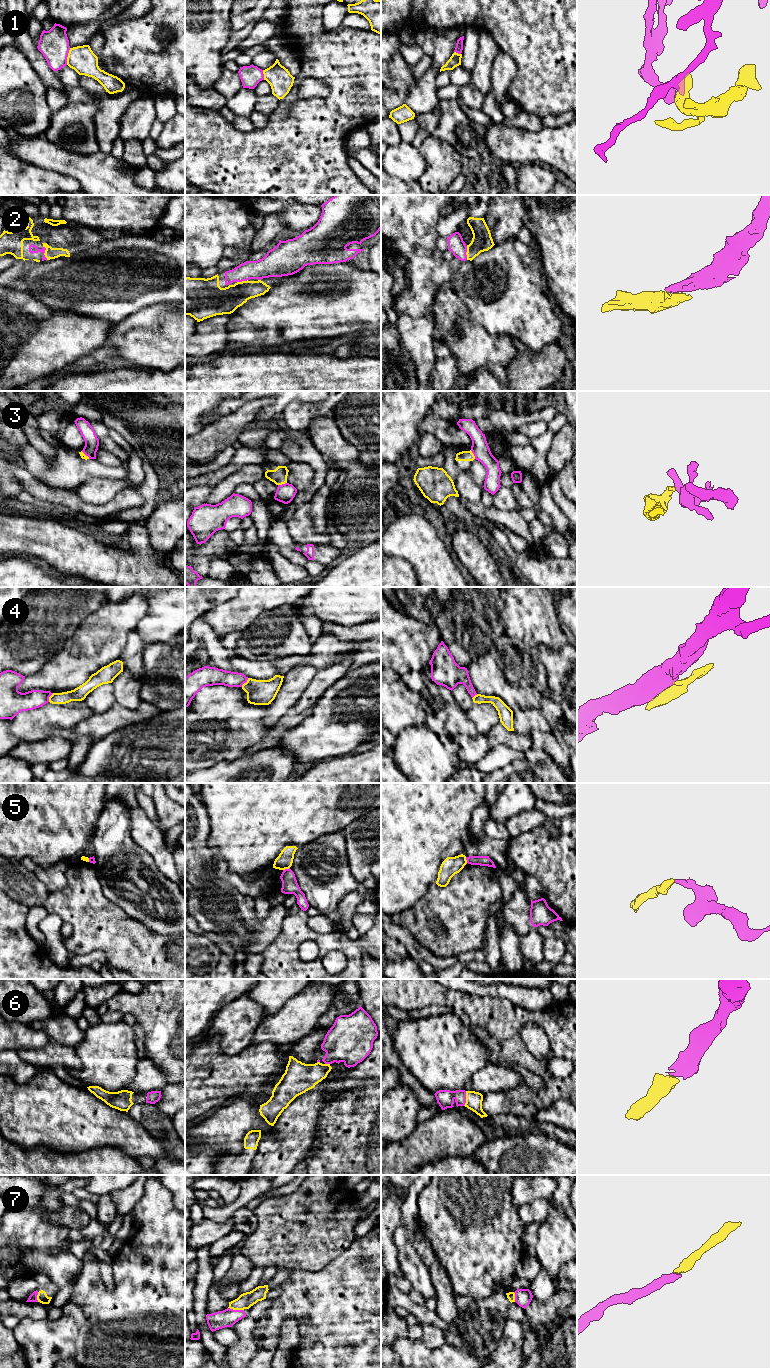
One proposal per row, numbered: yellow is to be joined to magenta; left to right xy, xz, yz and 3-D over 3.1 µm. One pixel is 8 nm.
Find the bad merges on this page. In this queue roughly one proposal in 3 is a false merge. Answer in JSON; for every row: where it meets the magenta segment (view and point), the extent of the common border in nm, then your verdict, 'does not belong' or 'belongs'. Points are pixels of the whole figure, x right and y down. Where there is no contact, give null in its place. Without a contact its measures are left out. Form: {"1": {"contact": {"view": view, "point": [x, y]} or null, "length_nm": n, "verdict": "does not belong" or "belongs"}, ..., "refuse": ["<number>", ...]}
{"1": {"contact": {"view": "xy", "point": [67, 56]}, "length_nm": 140, "verdict": "does not belong"}, "2": {"contact": {"view": "xy", "point": [44, 252]}, "length_nm": 120, "verdict": "belongs"}, "3": {"contact": {"view": "xz", "point": [282, 484]}, "length_nm": 80, "verdict": "does not belong"}, "4": {"contact": {"view": "xz", "point": [245, 682]}, "length_nm": 90, "verdict": "does not belong"}, "5": {"contact": {"view": "xz", "point": [286, 869]}, "length_nm": 60, "verdict": "does not belong"}, "6": {"contact": {"view": "yz", "point": [465, 1098]}, "length_nm": 120, "verdict": "belongs"}, "7": {"contact": {"view": "xz", "point": [235, 1310]}, "length_nm": 120, "verdict": "belongs"}, "refuse": ["1", "3", "4", "5"]}

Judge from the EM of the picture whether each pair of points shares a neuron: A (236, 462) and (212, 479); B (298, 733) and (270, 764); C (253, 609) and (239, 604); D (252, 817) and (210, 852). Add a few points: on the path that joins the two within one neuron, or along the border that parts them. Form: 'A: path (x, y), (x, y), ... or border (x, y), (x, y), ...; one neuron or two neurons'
A: path (230, 468), (218, 475); one neuron
B: border (277, 745), (286, 748), (297, 762); two neurons
C: path (250, 606), (242, 606); one neuron
D: border (210, 825), (208, 844), (215, 849); two neurons

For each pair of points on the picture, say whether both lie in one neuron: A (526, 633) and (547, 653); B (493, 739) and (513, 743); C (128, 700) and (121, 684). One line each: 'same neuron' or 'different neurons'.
A: different neurons
B: same neuron
C: same neuron

